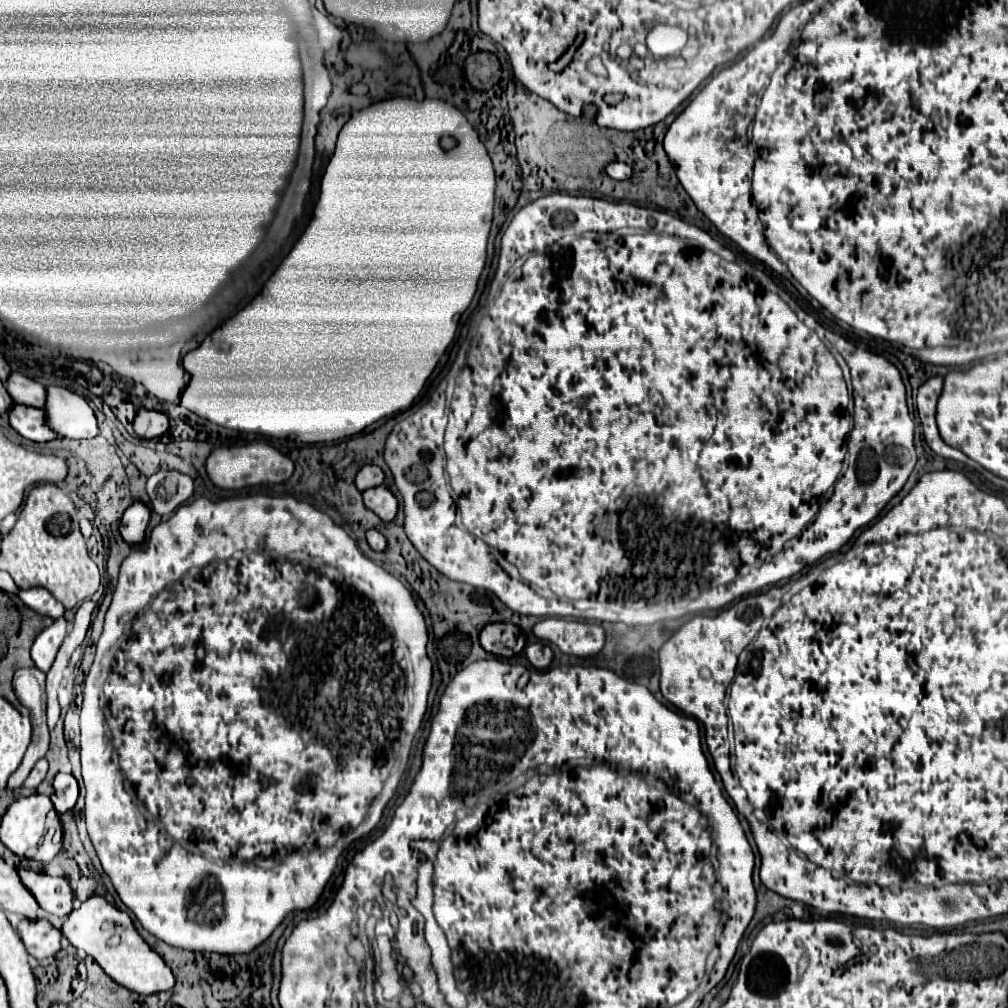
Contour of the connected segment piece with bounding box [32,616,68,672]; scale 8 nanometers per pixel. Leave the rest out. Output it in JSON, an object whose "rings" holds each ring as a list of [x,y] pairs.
{"rings":[[[60,616],[36,636],[36,642],[32,646],[32,660],[42,672],[50,670],[50,666],[56,658],[56,652],[58,652],[62,640],[66,638],[66,626],[68,626],[66,618]]]}

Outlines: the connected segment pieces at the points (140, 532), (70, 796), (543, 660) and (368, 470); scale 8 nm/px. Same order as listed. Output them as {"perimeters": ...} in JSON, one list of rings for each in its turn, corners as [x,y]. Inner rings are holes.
{"perimeters":[[[[134,502],[122,522],[120,522],[120,534],[128,544],[142,544],[146,536],[146,526],[150,520],[150,510],[142,502]]],[[[58,774],[54,778],[54,794],[52,804],[58,814],[64,814],[74,808],[78,800],[78,782],[72,774]]],[[[536,642],[536,644],[530,644],[526,646],[526,656],[530,660],[530,664],[538,670],[544,670],[550,666],[552,662],[552,650],[548,644],[542,644],[542,642]]],[[[374,464],[362,466],[356,474],[356,486],[358,486],[360,492],[364,492],[368,488],[374,488],[374,486],[380,486],[382,482],[384,482],[384,472]]]]}

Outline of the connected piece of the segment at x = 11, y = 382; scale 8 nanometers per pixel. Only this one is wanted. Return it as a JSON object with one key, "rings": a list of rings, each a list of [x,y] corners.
{"rings":[[[20,372],[10,374],[10,378],[6,382],[6,390],[16,404],[34,406],[34,408],[44,408],[46,406],[46,388],[42,384],[26,378]]]}

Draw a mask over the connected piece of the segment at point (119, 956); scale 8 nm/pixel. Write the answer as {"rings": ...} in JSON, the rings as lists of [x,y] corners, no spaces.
{"rings":[[[92,896],[80,906],[80,910],[74,910],[62,926],[62,936],[76,948],[86,950],[86,954],[90,954],[114,982],[132,992],[156,994],[174,988],[174,974],[166,962],[142,940],[130,916],[114,908],[102,896]]]}

